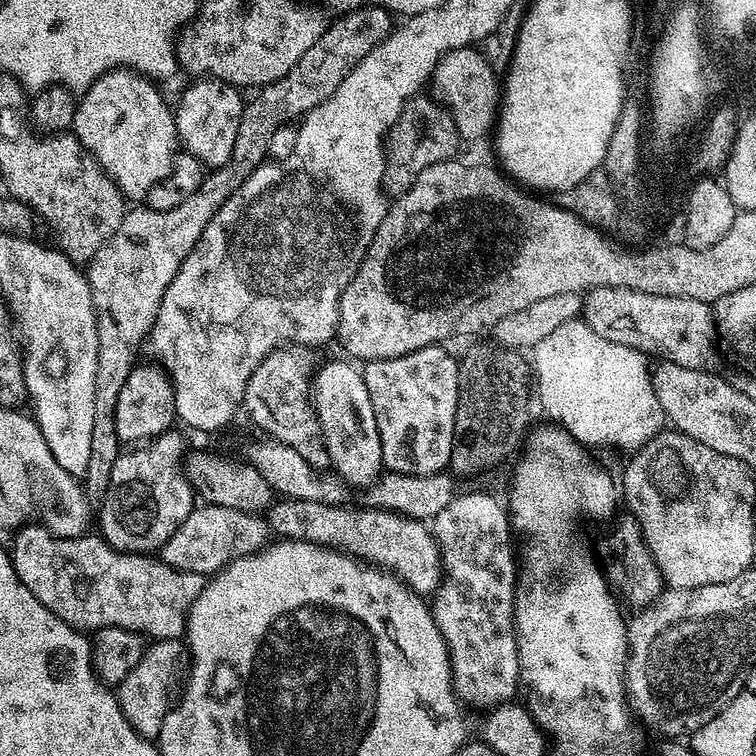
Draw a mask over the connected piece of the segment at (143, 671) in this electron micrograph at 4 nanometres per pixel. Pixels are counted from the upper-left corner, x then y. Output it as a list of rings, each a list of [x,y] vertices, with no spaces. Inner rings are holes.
[[[175,639],[158,640],[149,643],[149,645],[149,648],[146,649],[141,656],[138,656],[138,659],[133,663],[132,667],[128,669],[128,673],[115,685],[114,695],[117,704],[120,705],[122,714],[126,718],[126,722],[130,722],[132,729],[135,730],[143,740],[155,741],[160,735],[160,727],[164,725],[164,719],[170,710],[168,691],[171,690],[172,679],[176,676],[176,663],[180,660],[180,648],[182,652],[182,644],[179,639]]]

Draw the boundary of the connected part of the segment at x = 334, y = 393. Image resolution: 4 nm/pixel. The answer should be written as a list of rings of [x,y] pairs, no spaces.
[[[347,359],[344,360],[332,360],[325,368],[323,365],[315,373],[314,403],[316,405],[316,416],[320,420],[320,430],[326,445],[327,459],[330,461],[330,464],[332,460],[333,466],[337,468],[335,471],[341,477],[344,475],[352,484],[366,484],[368,486],[381,475],[384,468],[380,435],[376,425],[374,406],[370,402],[368,383],[365,382],[361,369],[355,363],[349,362]]]

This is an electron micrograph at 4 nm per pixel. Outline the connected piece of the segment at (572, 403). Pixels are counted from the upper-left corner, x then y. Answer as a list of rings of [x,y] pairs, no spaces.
[[[587,324],[582,328],[564,328],[556,340],[560,340],[560,344],[556,344],[556,352],[564,352],[564,360],[560,360],[556,368],[552,368],[552,364],[548,364],[548,368],[534,368],[534,378],[540,383],[541,398],[548,400],[548,412],[556,419],[553,421],[563,425],[569,435],[584,446],[617,444],[620,448],[636,450],[661,431],[660,423],[664,424],[666,419],[655,396],[653,373],[641,349],[610,342],[594,334],[594,330],[590,330]]]

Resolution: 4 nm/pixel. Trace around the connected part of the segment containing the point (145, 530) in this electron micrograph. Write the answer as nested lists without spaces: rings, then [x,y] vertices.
[[[166,432],[157,444],[140,448],[137,452],[124,452],[112,464],[108,472],[108,489],[104,492],[104,505],[100,508],[99,535],[117,552],[152,554],[163,549],[183,521],[194,509],[192,494],[194,488],[182,471],[182,457],[185,455],[184,436],[180,432]]]

